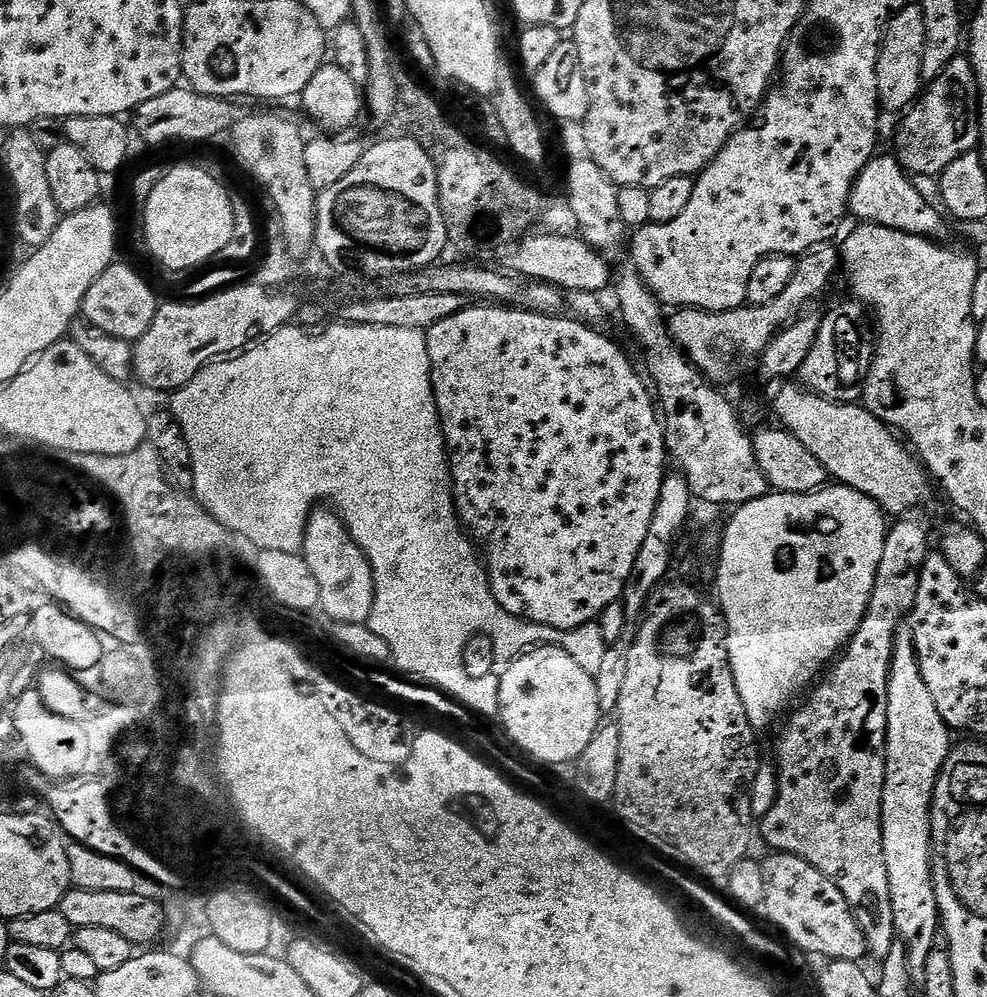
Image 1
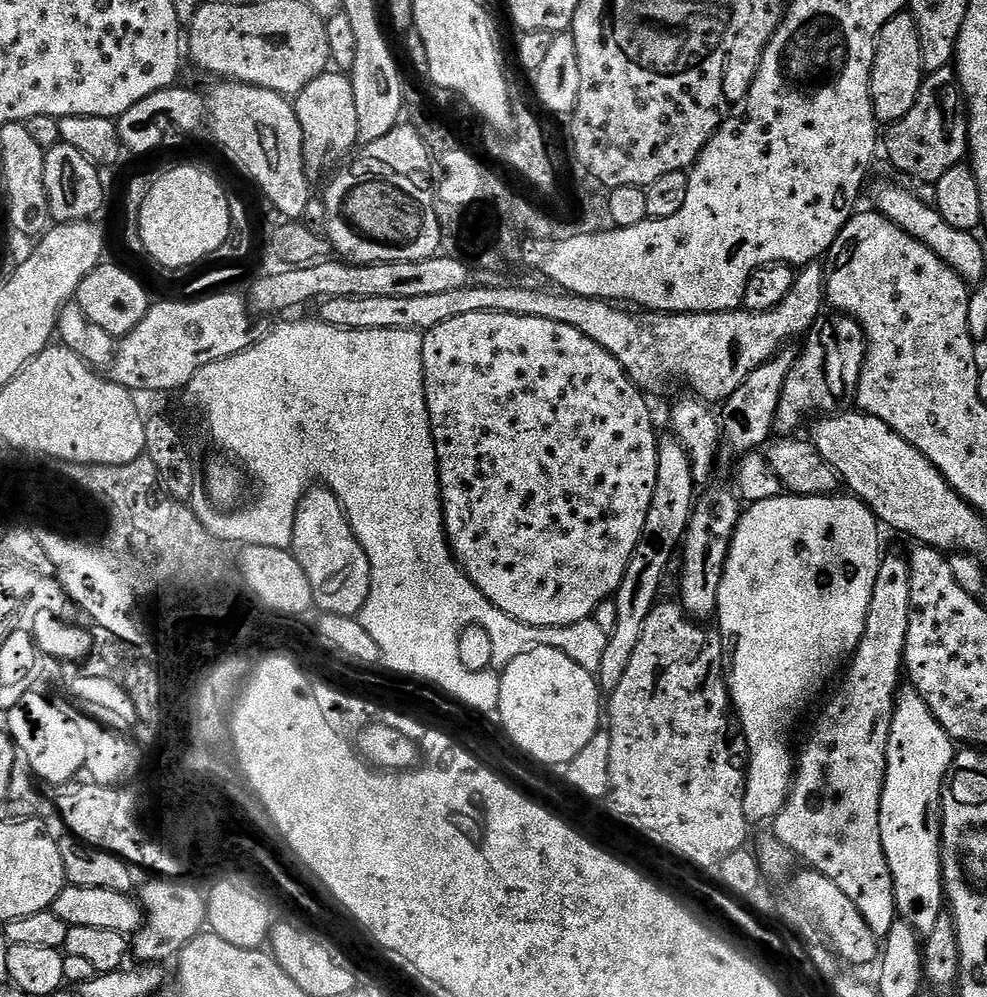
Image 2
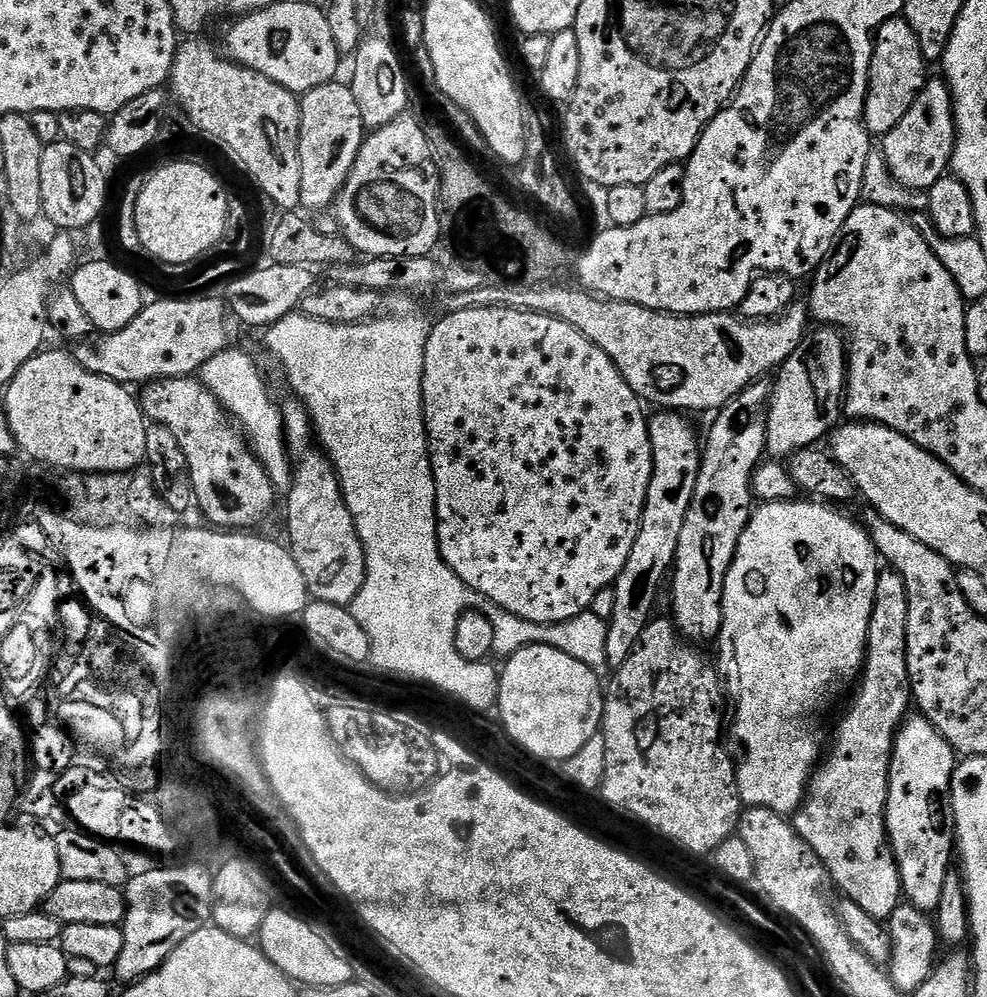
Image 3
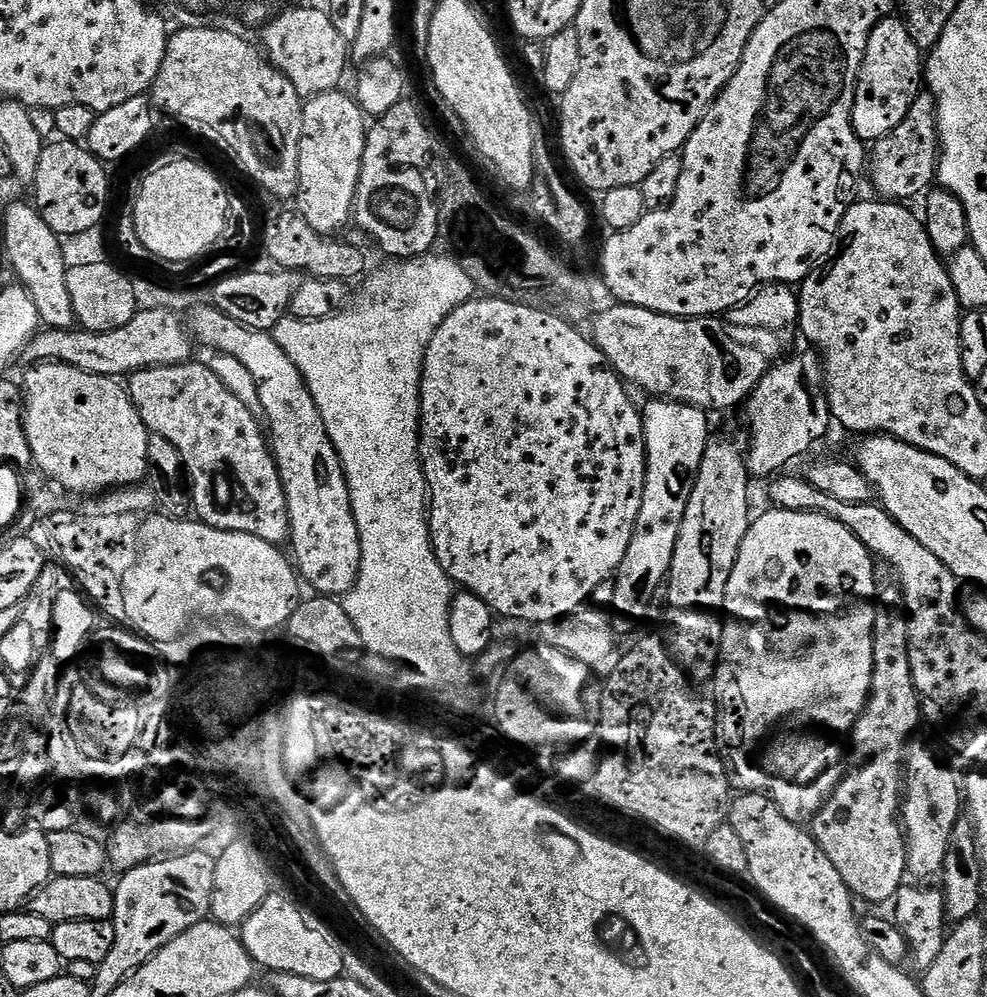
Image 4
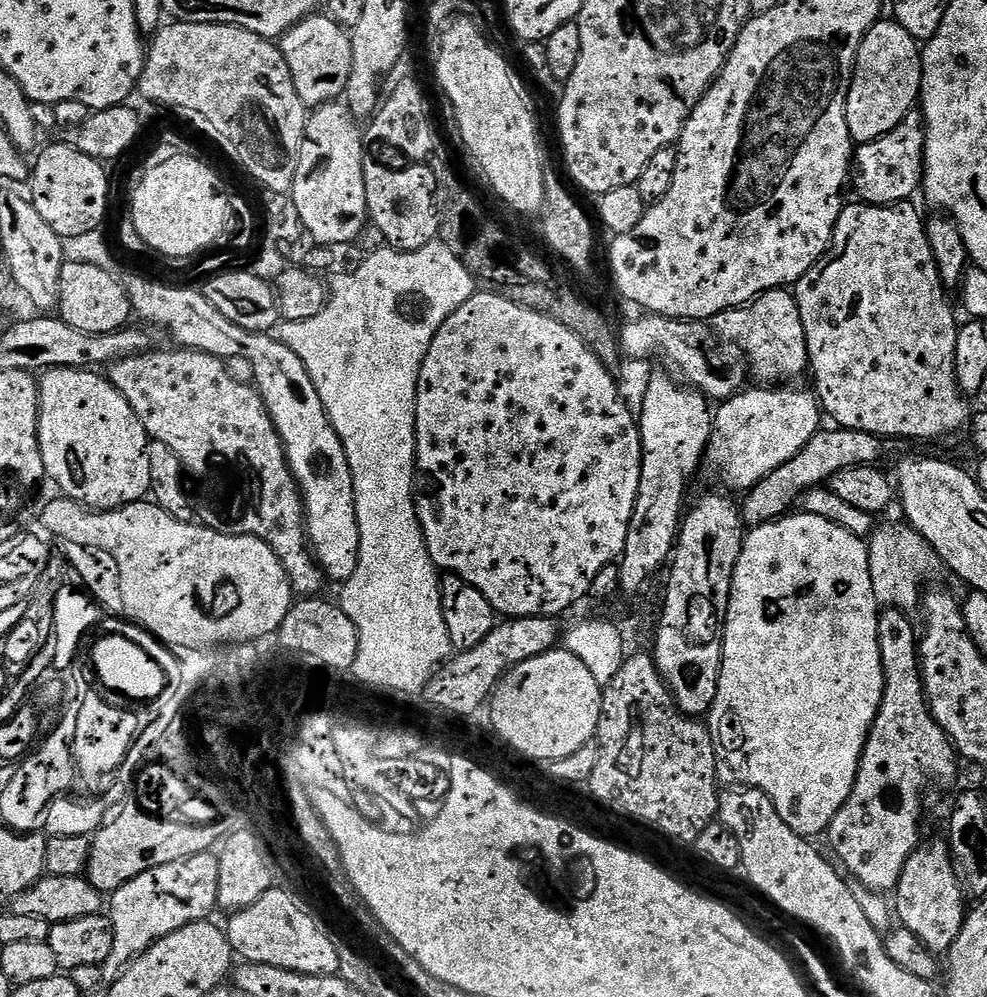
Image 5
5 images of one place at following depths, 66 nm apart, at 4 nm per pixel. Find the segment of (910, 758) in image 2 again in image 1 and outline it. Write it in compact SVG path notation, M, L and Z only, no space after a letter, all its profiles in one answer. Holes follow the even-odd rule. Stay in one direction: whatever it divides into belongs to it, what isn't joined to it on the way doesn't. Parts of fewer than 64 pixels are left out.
M902 626L896 632L896 641L892 651L892 661L888 667L888 697L886 698L886 770L884 771L884 789L882 790L882 854L886 858L886 878L890 878L890 910L894 914L894 926L899 943L907 949L908 968L912 971L913 977L920 978L924 975L926 958L930 955L930 950L937 947L939 937L942 932L940 923L940 911L938 910L938 900L934 894L934 882L932 881L932 799L936 783L940 777L940 772L944 769L944 763L948 753L954 747L953 733L942 722L942 714L938 714L938 706L934 706L934 698L930 695L930 690L926 687L926 681L922 678L921 667L918 666L916 651L914 650L914 638L912 629Z

